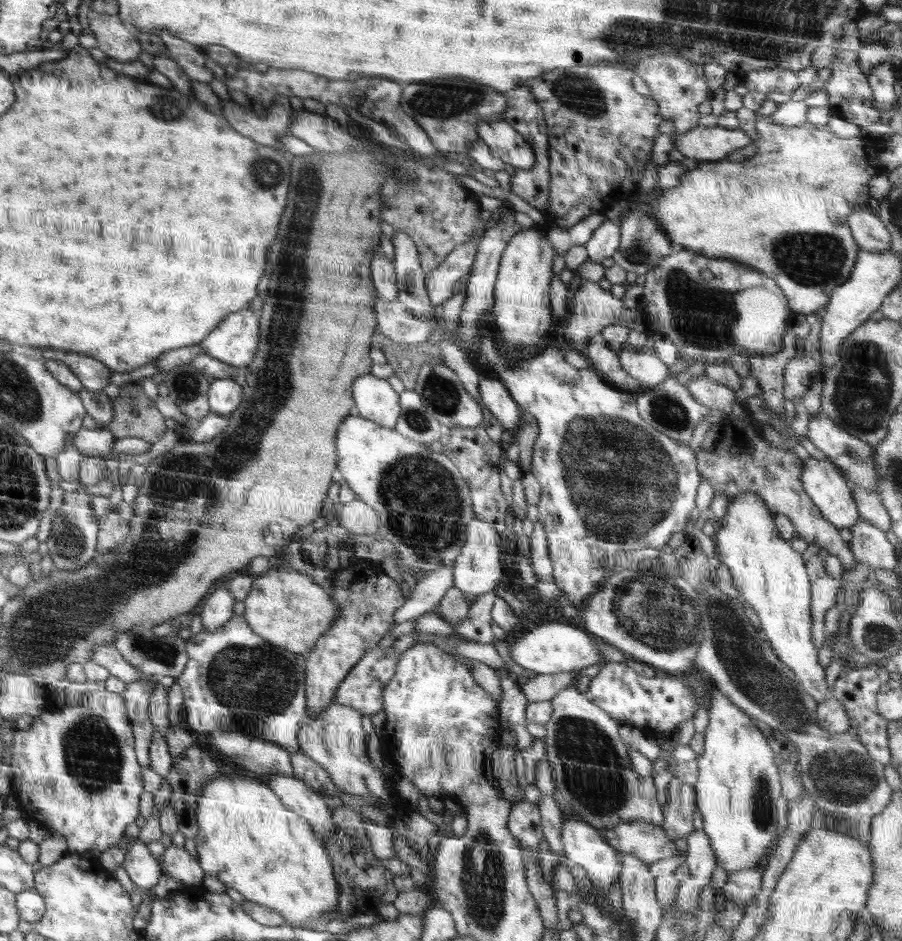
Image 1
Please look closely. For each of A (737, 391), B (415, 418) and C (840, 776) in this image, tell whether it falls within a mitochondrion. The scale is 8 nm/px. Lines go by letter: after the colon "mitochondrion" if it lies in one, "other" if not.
A: other
B: mitochondrion
C: mitochondrion

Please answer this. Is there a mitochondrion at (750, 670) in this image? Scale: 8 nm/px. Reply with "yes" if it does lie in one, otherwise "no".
yes

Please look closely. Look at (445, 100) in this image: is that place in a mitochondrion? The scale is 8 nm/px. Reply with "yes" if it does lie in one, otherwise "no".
yes

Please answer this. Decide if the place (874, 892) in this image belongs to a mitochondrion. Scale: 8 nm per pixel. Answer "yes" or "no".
no

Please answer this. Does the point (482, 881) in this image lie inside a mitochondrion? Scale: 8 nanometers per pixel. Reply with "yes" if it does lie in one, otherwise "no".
yes

